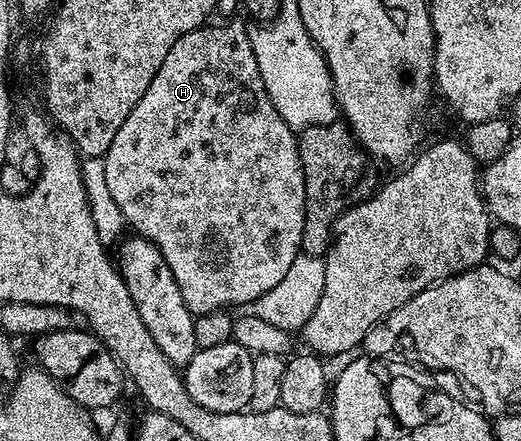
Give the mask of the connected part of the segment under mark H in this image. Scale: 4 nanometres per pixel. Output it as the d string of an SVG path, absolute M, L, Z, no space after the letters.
M236 22L218 23L218 28L202 26L183 34L175 46L171 46L171 54L163 58L163 66L151 78L151 86L147 86L147 94L139 98L135 110L127 114L127 122L119 126L119 134L115 134L115 142L104 154L107 189L111 198L122 212L126 225L136 235L151 242L163 254L167 266L171 266L171 274L175 274L175 282L179 286L179 294L183 294L183 302L187 302L187 310L194 316L211 314L232 309L232 304L252 305L267 290L273 289L283 274L291 270L291 262L301 252L303 238L303 222L305 221L305 179L299 162L297 136L294 129L283 122L279 110L271 102L267 94L267 86L263 86L263 78L259 74L259 62L255 62L255 50L251 50L251 42L246 25Z

